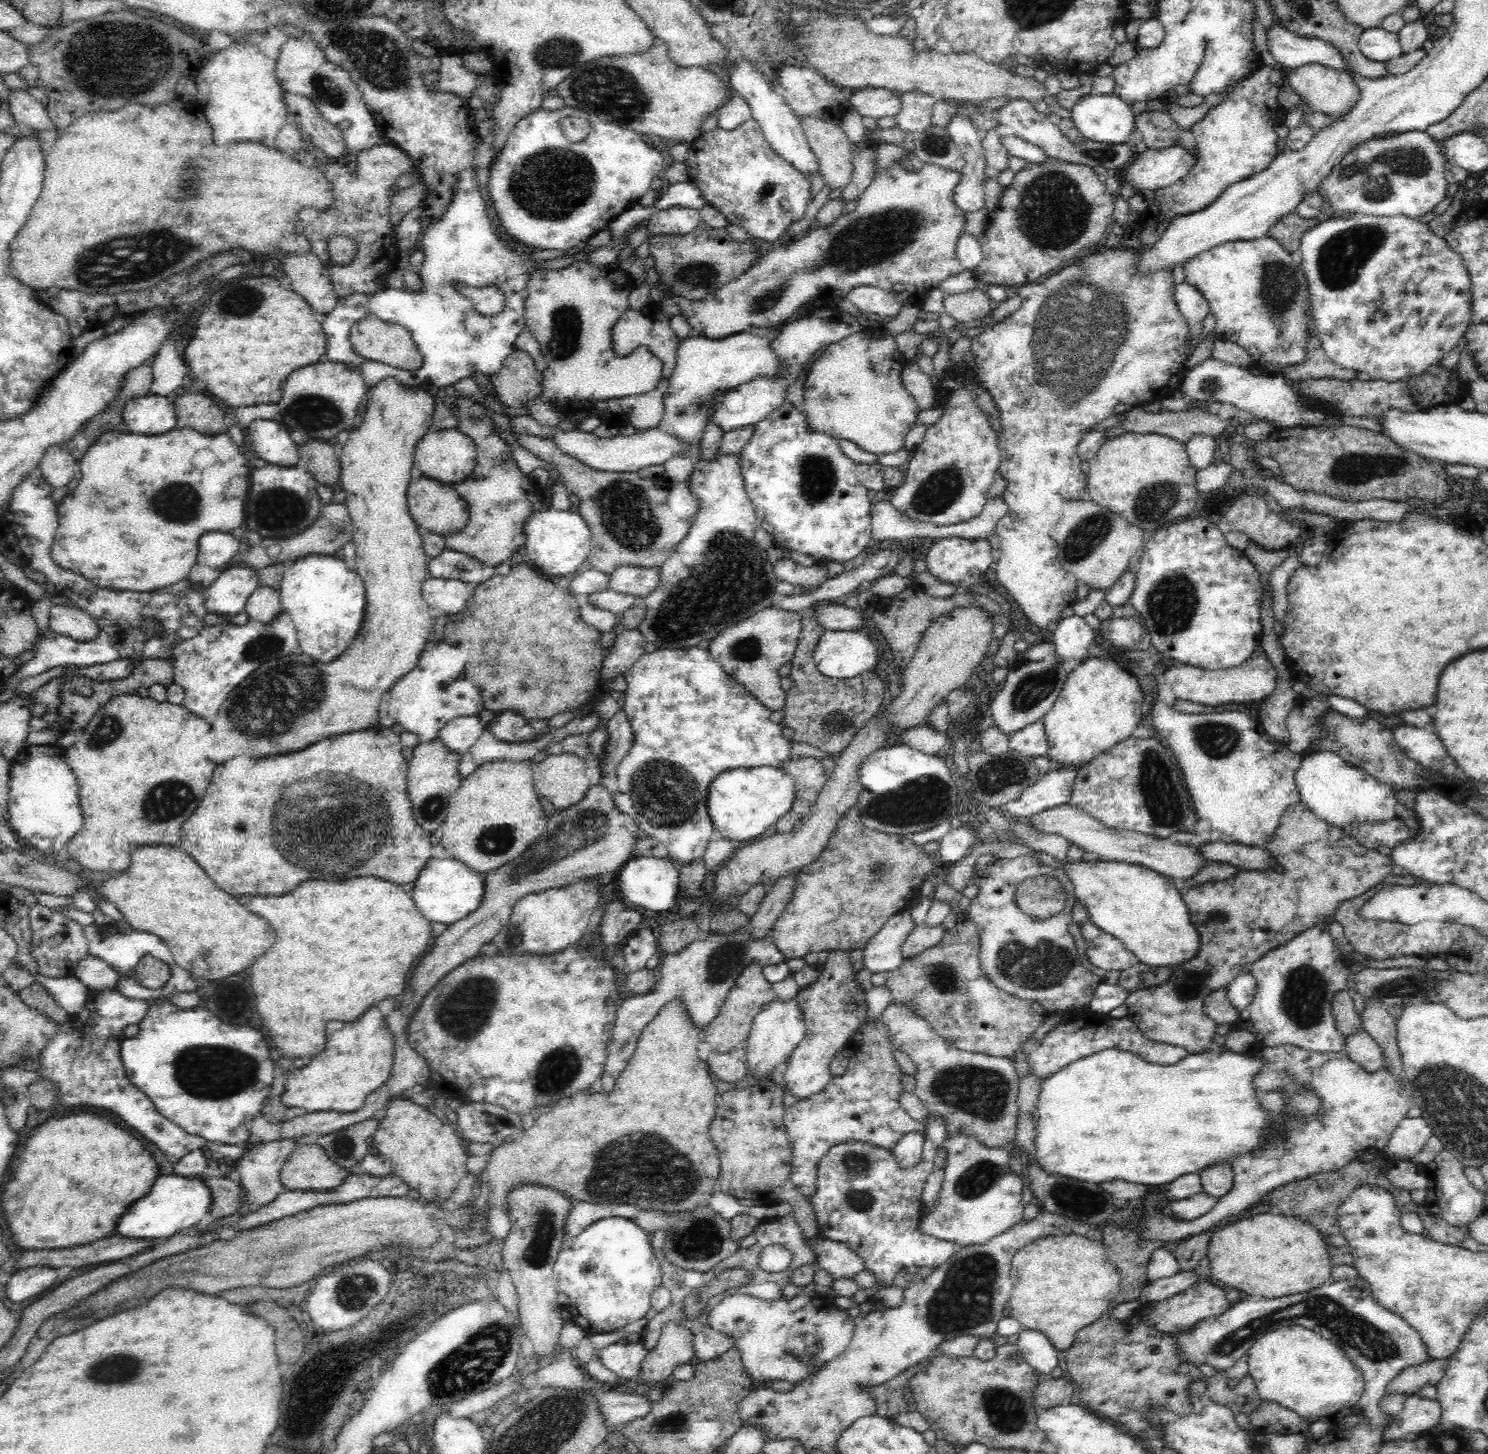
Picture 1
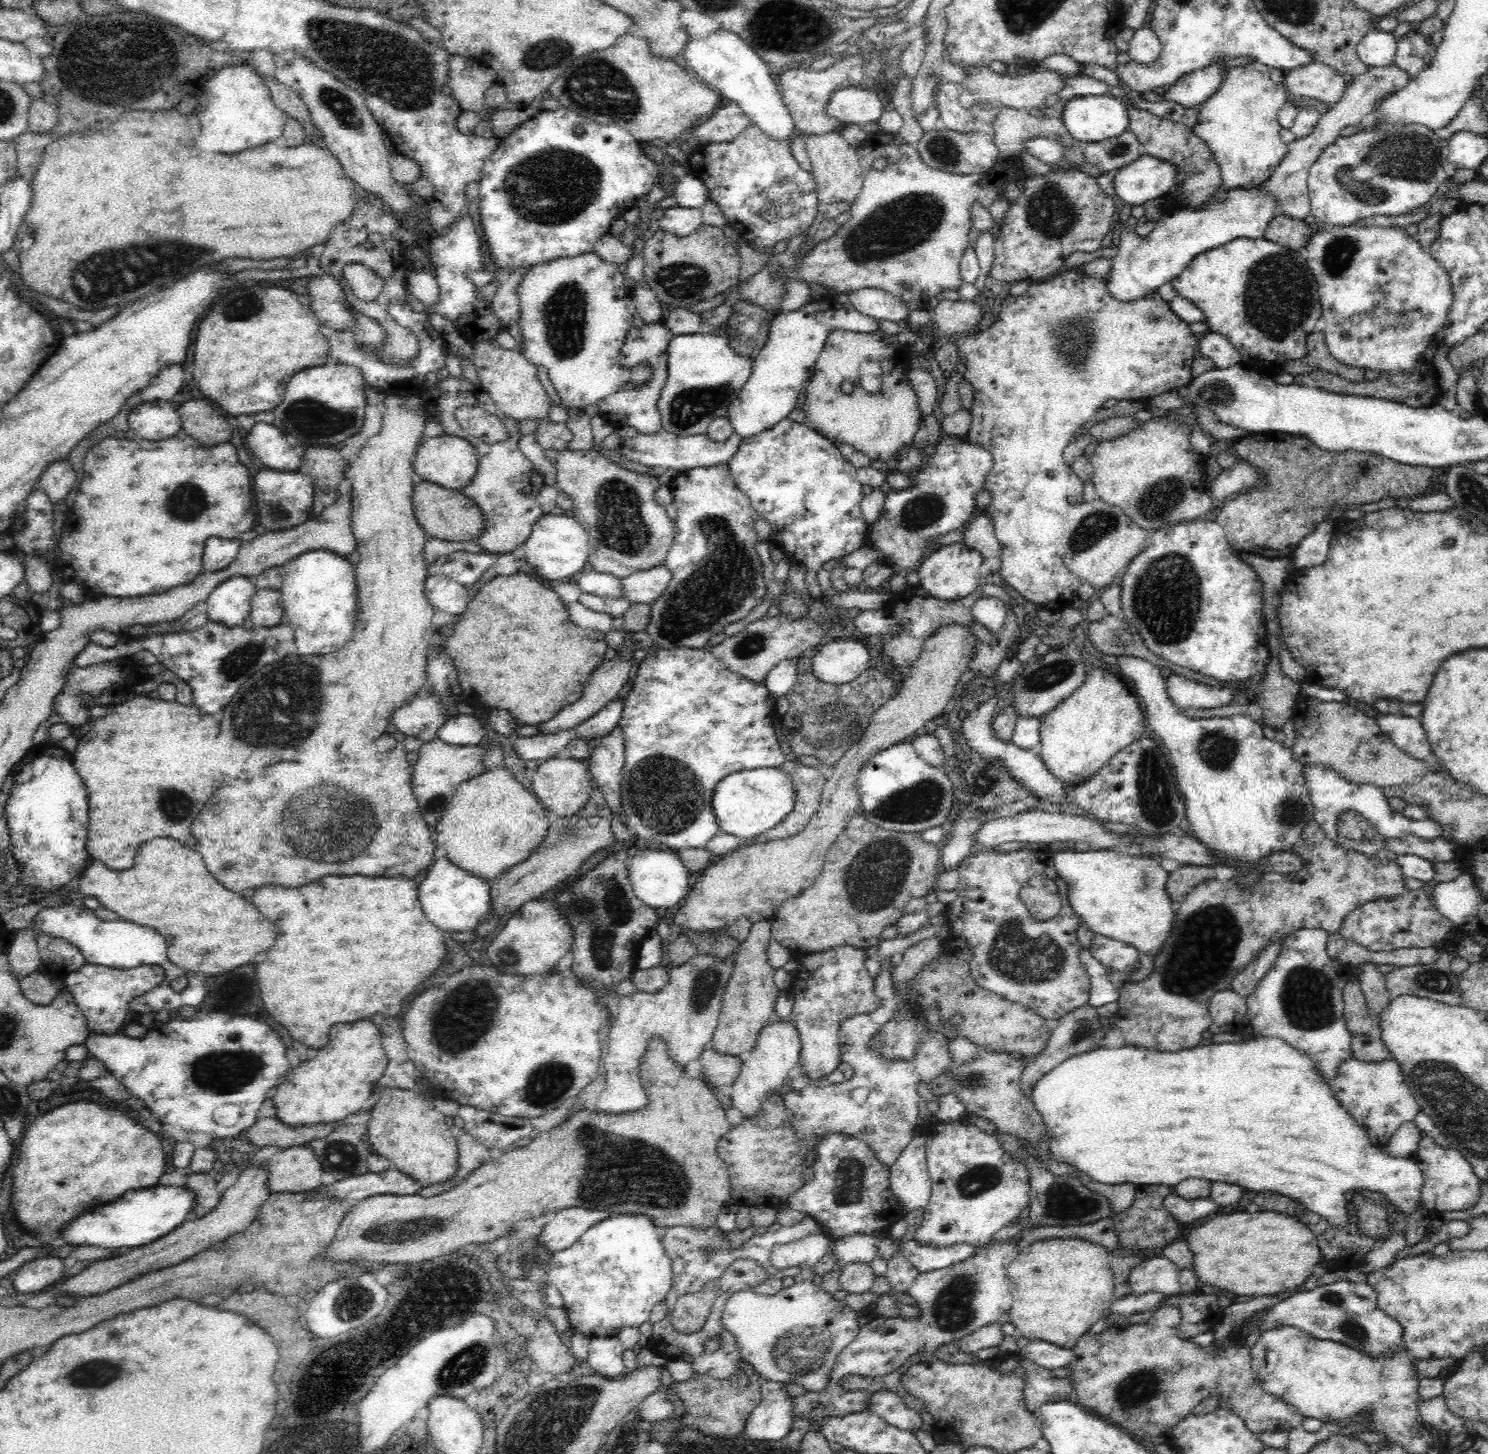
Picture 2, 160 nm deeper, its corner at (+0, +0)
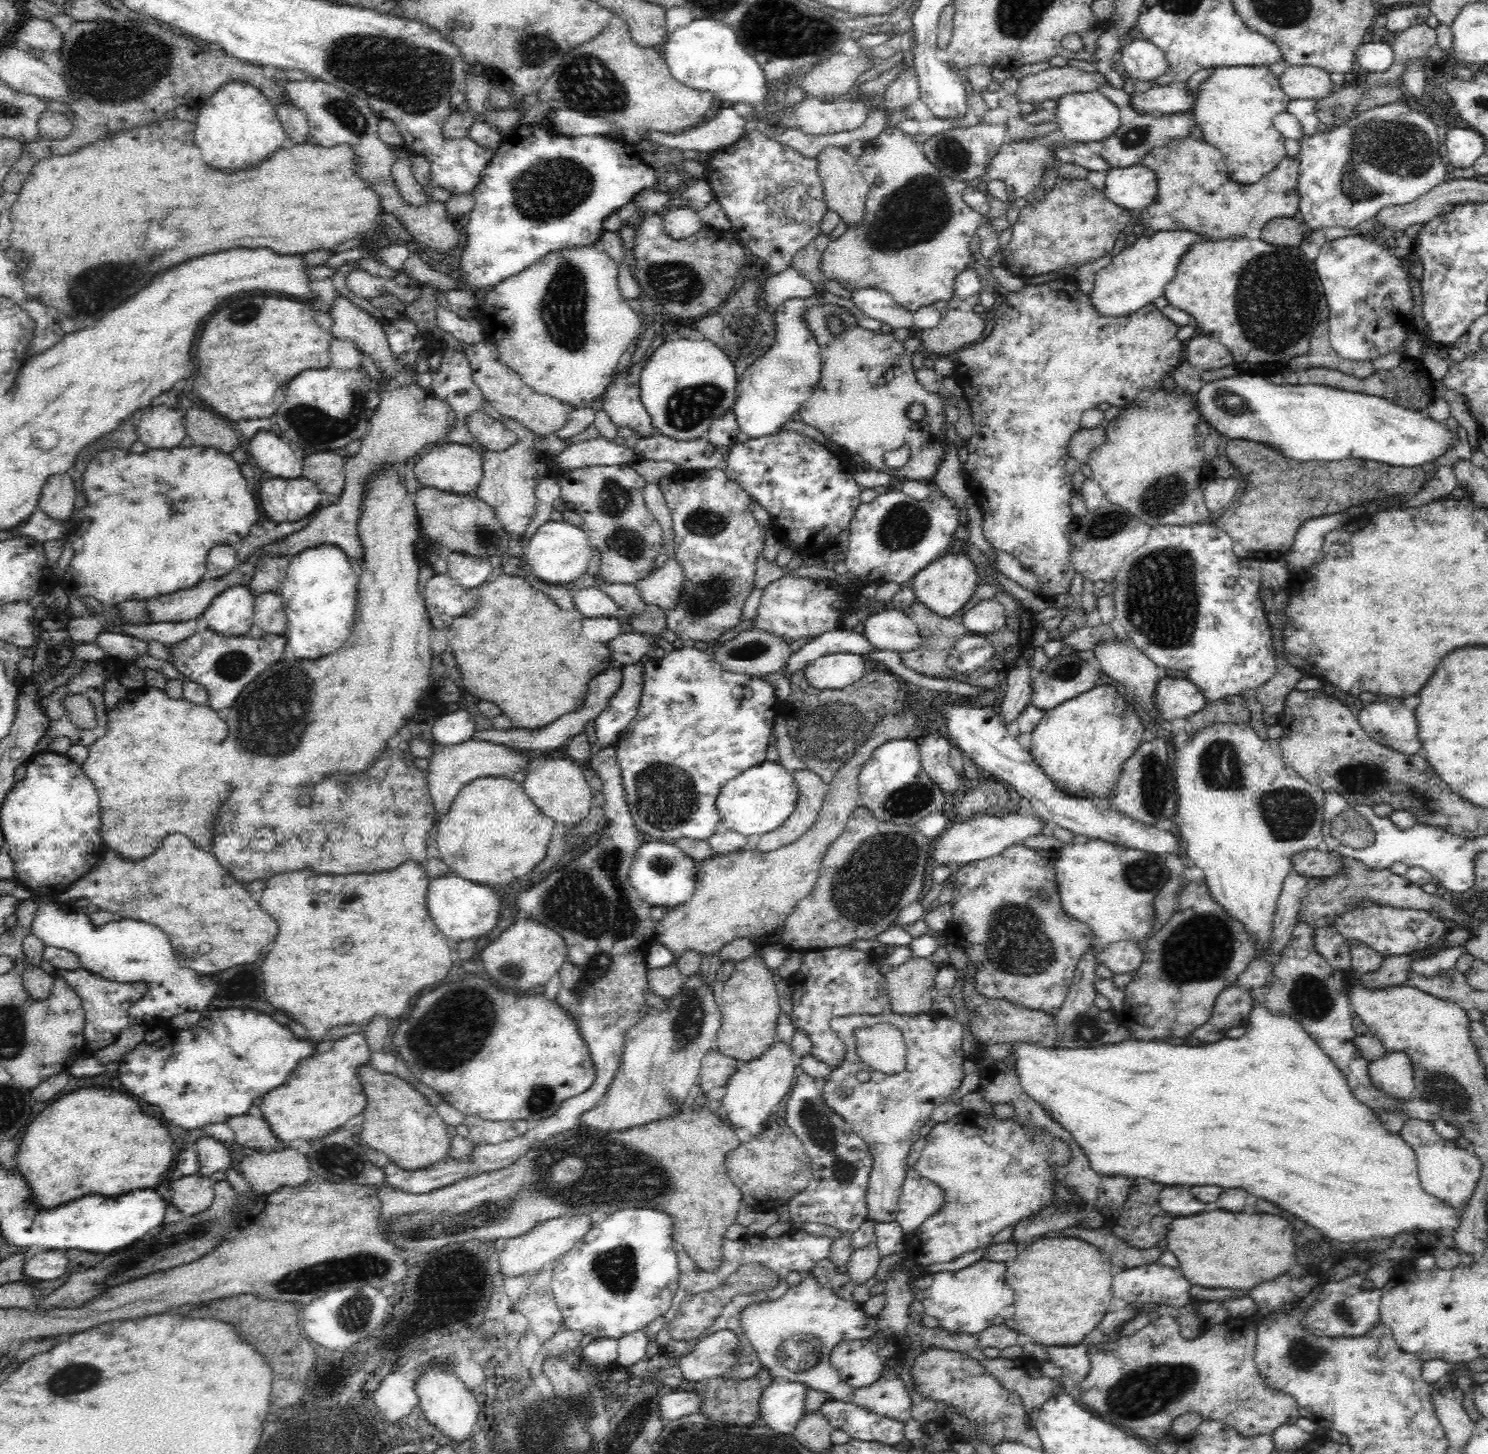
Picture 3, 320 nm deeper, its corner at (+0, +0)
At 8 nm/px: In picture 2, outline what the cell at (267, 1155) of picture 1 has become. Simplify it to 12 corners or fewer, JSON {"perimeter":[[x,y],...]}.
{"perimeter":[[242,1172],[202,1218],[62,1285],[78,1298],[180,1264],[246,1230],[271,1193]]}

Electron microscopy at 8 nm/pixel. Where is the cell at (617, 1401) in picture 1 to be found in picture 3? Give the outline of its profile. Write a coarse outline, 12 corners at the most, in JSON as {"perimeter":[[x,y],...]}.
{"perimeter":[[667,1390],[659,1401],[670,1421],[699,1414],[702,1397]]}

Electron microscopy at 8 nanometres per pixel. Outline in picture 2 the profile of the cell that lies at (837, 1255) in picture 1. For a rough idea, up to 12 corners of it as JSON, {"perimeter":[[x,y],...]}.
{"perimeter":[[875,1234],[844,1236],[835,1242],[837,1268],[877,1256]]}

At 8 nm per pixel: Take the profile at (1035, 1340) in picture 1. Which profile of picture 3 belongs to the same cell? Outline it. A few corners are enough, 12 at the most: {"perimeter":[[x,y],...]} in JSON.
{"perimeter":[[1045,1346],[1050,1362],[1084,1380],[1089,1346]]}

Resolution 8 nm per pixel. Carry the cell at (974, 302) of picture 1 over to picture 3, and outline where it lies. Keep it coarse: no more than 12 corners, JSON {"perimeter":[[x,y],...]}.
{"perimeter":[[947,309],[921,332],[926,354],[953,358],[978,340],[979,309]]}

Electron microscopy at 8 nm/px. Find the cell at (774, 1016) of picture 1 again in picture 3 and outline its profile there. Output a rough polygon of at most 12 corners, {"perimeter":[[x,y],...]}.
{"perimeter":[[791,1046],[741,1064],[721,1098],[729,1124],[759,1135],[794,1084]]}

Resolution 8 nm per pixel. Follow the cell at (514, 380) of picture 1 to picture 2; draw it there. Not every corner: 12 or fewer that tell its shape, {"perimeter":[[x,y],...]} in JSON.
{"perimeter":[[472,343],[478,384],[519,423],[553,403],[520,351]]}

